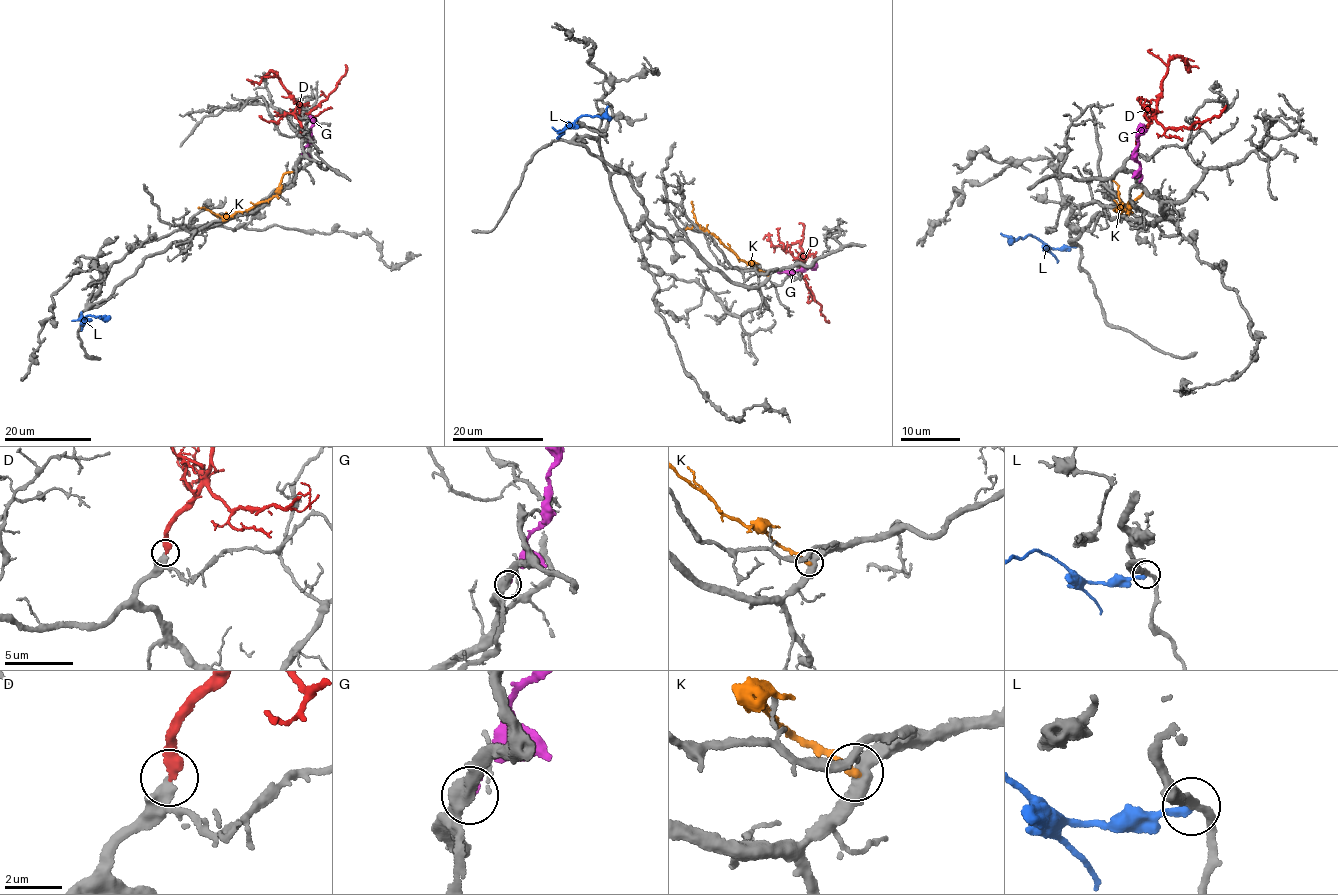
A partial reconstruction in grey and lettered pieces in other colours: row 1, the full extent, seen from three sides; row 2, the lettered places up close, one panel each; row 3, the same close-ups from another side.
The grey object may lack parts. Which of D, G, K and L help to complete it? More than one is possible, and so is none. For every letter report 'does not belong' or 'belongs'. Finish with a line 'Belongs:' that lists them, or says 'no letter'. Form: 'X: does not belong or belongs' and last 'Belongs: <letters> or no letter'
D: belongs
G: does not belong
K: does not belong
L: does not belong
Belongs: D

